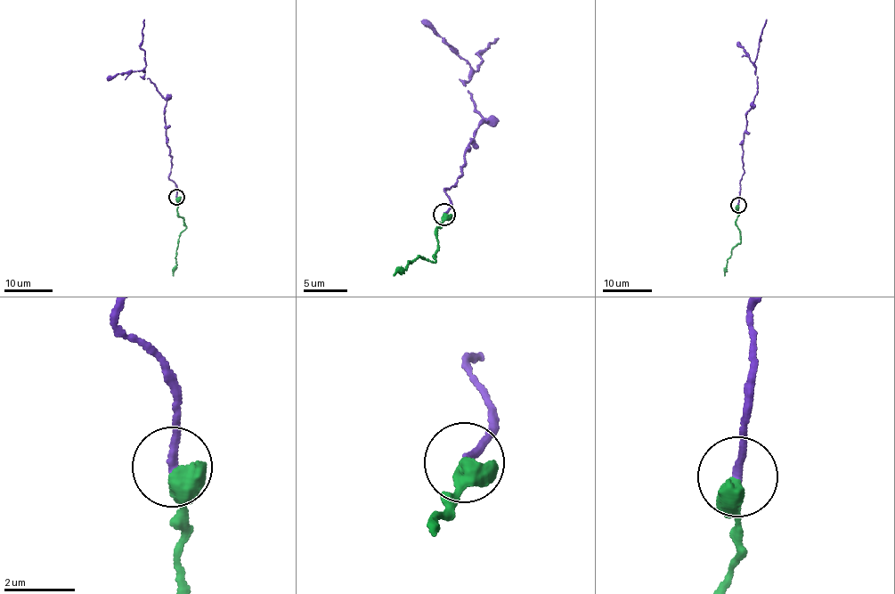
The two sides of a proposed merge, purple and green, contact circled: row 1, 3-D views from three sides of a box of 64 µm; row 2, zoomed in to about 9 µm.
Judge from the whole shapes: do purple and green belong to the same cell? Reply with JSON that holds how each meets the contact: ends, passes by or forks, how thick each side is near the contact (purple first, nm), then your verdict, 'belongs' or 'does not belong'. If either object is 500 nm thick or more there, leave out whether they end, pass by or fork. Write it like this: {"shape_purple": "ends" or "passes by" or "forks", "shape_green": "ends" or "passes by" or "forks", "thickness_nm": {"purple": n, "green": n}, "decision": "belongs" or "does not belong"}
{"thickness_nm": {"purple": 220, "green": 650}, "decision": "belongs"}

